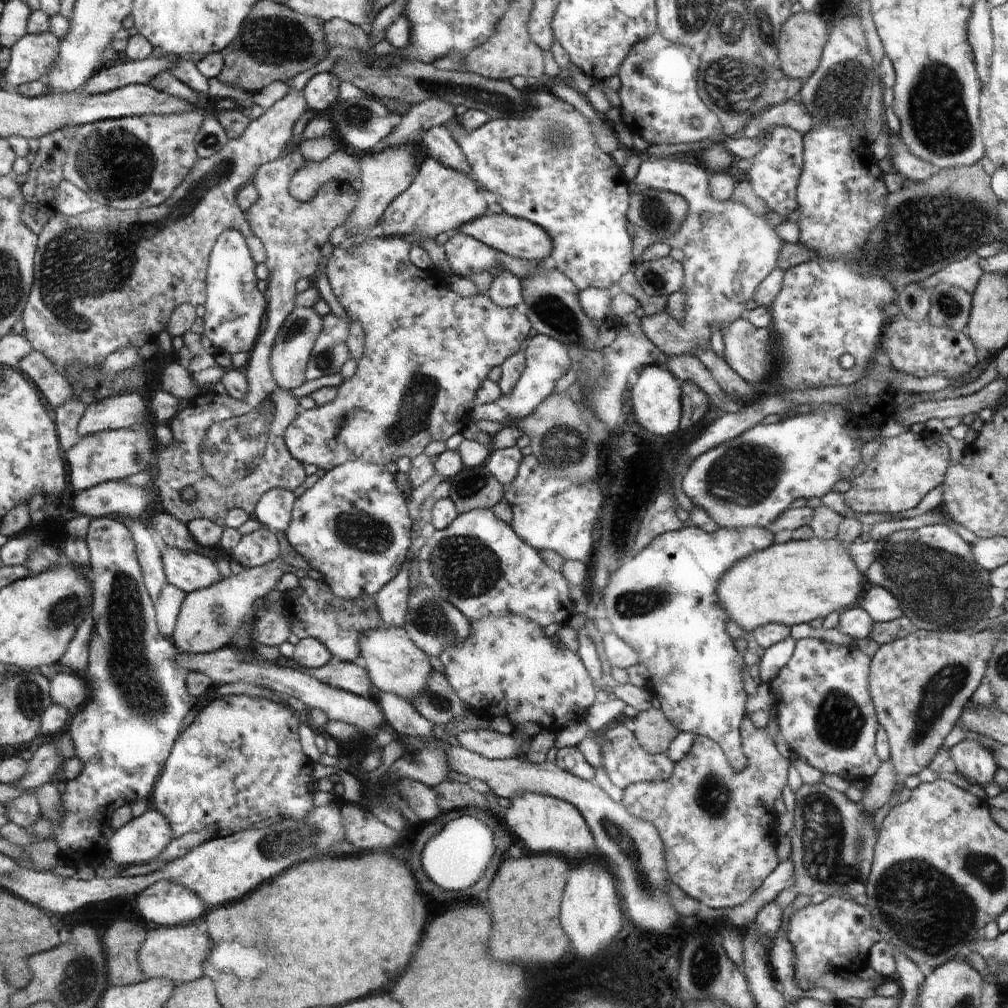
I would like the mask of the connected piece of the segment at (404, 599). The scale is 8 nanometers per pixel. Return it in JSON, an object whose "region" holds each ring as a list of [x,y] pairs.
{"region":[[[406,562],[401,573],[375,595],[378,611],[381,612],[385,627],[405,628],[409,596],[408,570],[410,568],[409,562]]]}

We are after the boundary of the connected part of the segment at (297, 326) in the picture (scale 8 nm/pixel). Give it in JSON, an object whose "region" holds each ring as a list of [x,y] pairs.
{"region":[[[298,306],[293,310],[281,328],[271,360],[273,376],[278,386],[292,391],[307,382],[305,378],[306,362],[309,362],[313,355],[314,345],[322,333],[322,328],[323,318],[313,307]]]}

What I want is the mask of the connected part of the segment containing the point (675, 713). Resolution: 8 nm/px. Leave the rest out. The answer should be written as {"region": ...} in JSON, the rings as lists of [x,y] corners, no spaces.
{"region":[[[696,526],[681,527],[679,530],[666,532],[658,538],[654,538],[646,548],[638,552],[636,556],[632,556],[628,562],[624,562],[618,570],[613,571],[609,576],[610,584],[608,584],[608,594],[614,596],[614,604],[616,604],[616,614],[620,614],[622,620],[618,620],[618,626],[622,626],[624,630],[614,630],[614,634],[618,638],[622,638],[630,648],[634,648],[638,652],[638,662],[646,666],[648,674],[648,690],[660,700],[662,704],[662,712],[668,718],[672,726],[676,727],[679,732],[692,732],[692,734],[701,735],[706,738],[713,739],[714,742],[725,752],[726,758],[730,762],[730,766],[738,772],[742,772],[746,768],[745,752],[740,752],[740,722],[744,722],[744,712],[746,712],[746,692],[744,692],[744,684],[742,684],[742,670],[744,670],[744,660],[738,654],[738,650],[734,648],[734,644],[730,642],[730,636],[726,634],[726,622],[728,622],[728,614],[724,607],[718,602],[717,589],[721,583],[721,579],[726,575],[726,570],[730,570],[730,566],[735,566],[742,558],[750,557],[750,554],[757,554],[760,550],[767,550],[770,544],[774,542],[774,534],[769,530],[764,530],[758,526],[748,526],[748,528],[740,530],[732,530],[730,528],[722,528],[718,532],[706,533]]]}

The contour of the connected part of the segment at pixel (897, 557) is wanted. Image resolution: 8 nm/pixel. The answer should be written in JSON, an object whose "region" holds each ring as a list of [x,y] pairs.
{"region":[[[945,525],[902,529],[880,539],[878,558],[868,566],[866,580],[888,590],[917,629],[964,631],[979,626],[992,607],[990,571],[973,559],[972,547]]]}

